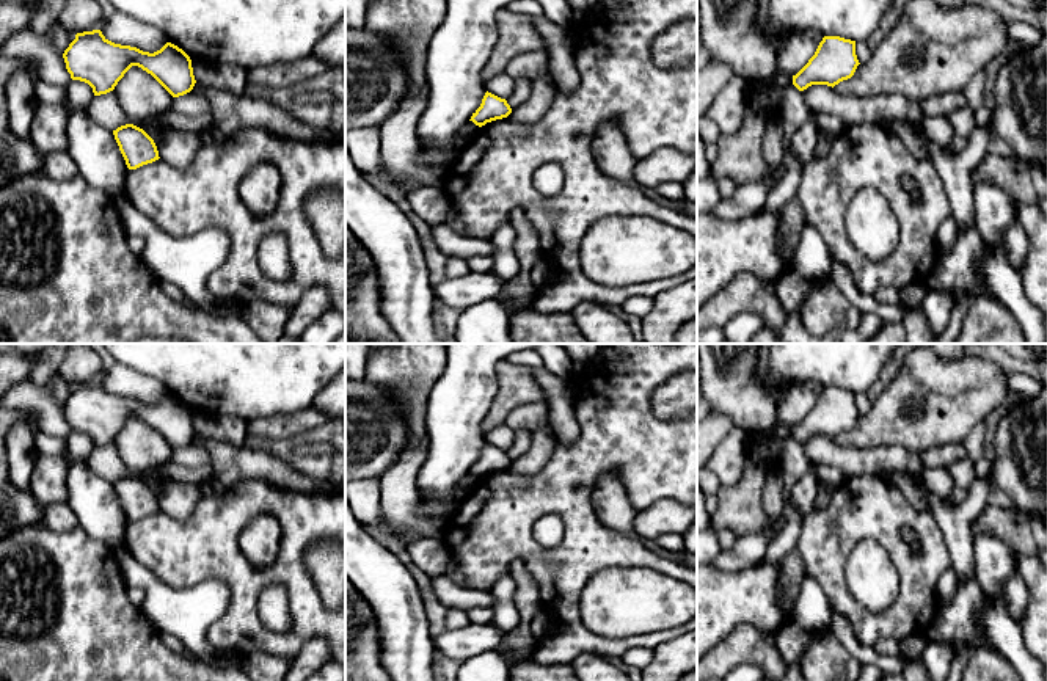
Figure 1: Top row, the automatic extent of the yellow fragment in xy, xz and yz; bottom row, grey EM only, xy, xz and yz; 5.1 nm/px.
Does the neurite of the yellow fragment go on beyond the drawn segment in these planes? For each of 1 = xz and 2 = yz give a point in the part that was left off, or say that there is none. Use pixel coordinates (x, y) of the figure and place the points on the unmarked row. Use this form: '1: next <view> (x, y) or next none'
1: next none
2: next none

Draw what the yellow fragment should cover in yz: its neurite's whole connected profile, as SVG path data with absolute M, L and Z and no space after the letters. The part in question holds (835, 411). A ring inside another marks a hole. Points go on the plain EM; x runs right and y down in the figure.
M824 388L808 414L793 427L793 436L804 442L812 436L835 438L854 427L859 411L855 392Z

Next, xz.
M487 442L480 458L472 464L469 472L482 479L487 474L507 469L510 464L512 464L512 460L505 450L501 450Z

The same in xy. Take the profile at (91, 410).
M93 381L77 384L75 391L64 402L63 410L71 430L88 435L94 447L113 442L132 417L138 417L151 425L173 449L190 444L196 435L190 408L171 394L149 405L137 399L115 395L108 392L100 381Z

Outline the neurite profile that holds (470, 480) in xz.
M468 472L458 483L457 483L457 497L463 501L469 496L469 493L479 485L480 479L476 477L472 472Z

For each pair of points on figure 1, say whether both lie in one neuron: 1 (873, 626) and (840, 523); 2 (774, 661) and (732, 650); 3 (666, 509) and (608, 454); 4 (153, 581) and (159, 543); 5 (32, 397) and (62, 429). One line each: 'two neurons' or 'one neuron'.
1: one neuron
2: one neuron
3: two neurons
4: two neurons
5: one neuron

